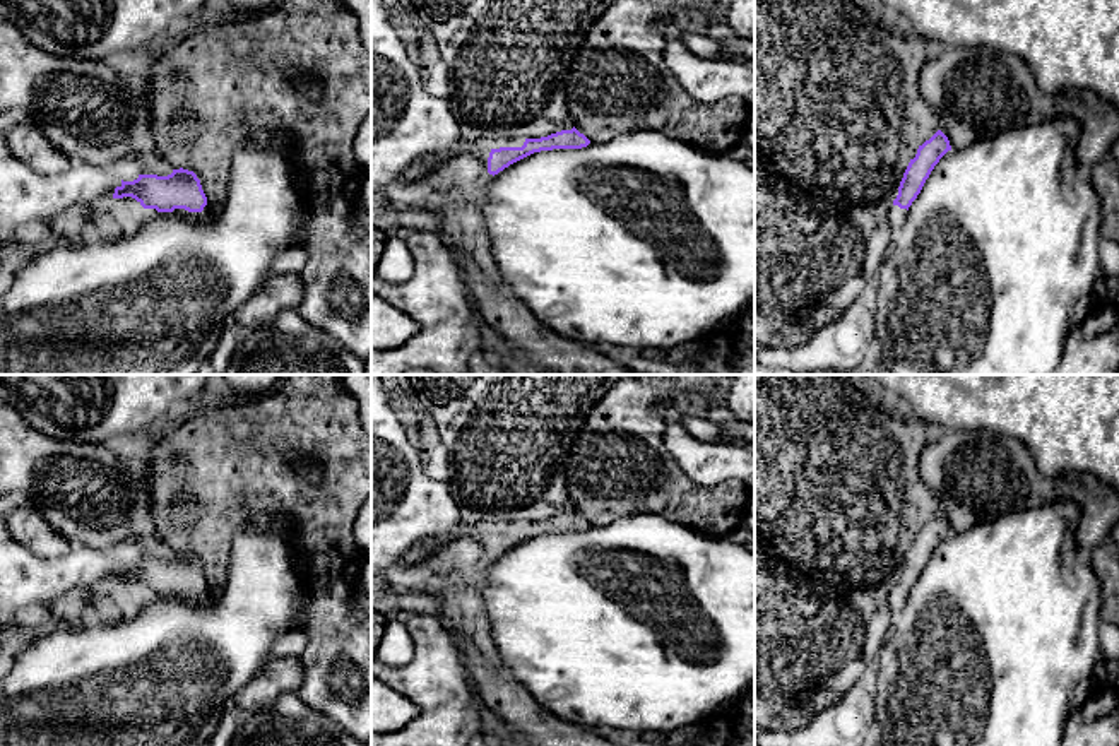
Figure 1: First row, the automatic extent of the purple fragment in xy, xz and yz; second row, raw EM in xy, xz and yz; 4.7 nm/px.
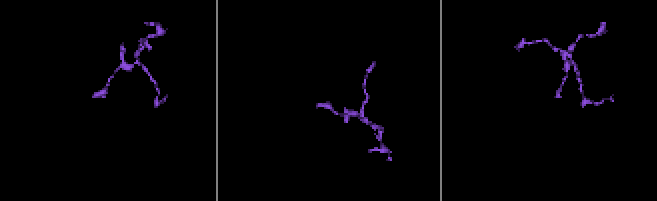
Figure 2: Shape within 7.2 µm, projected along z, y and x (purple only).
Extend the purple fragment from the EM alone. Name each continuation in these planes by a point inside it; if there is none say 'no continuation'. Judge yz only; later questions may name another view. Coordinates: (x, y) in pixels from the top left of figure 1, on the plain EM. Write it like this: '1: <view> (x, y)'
1: yz (897, 599)

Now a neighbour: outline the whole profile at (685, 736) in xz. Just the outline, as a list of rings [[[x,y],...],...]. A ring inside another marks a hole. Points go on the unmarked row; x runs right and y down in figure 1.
[[[683,725],[671,732],[666,732],[664,744],[666,746],[693,746],[700,736],[698,725]]]

